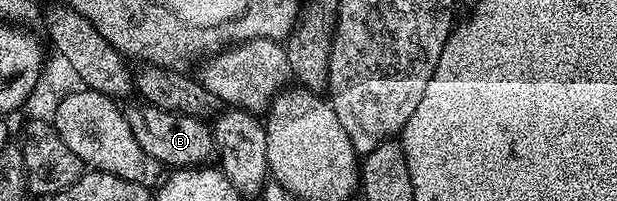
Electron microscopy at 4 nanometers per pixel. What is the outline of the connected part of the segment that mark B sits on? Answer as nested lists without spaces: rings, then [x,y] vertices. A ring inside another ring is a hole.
[[[150,104],[126,107],[129,128],[133,128],[133,136],[153,160],[157,160],[163,168],[186,168],[202,166],[212,161],[215,154],[215,132],[204,119],[185,116],[177,112],[162,110]]]

